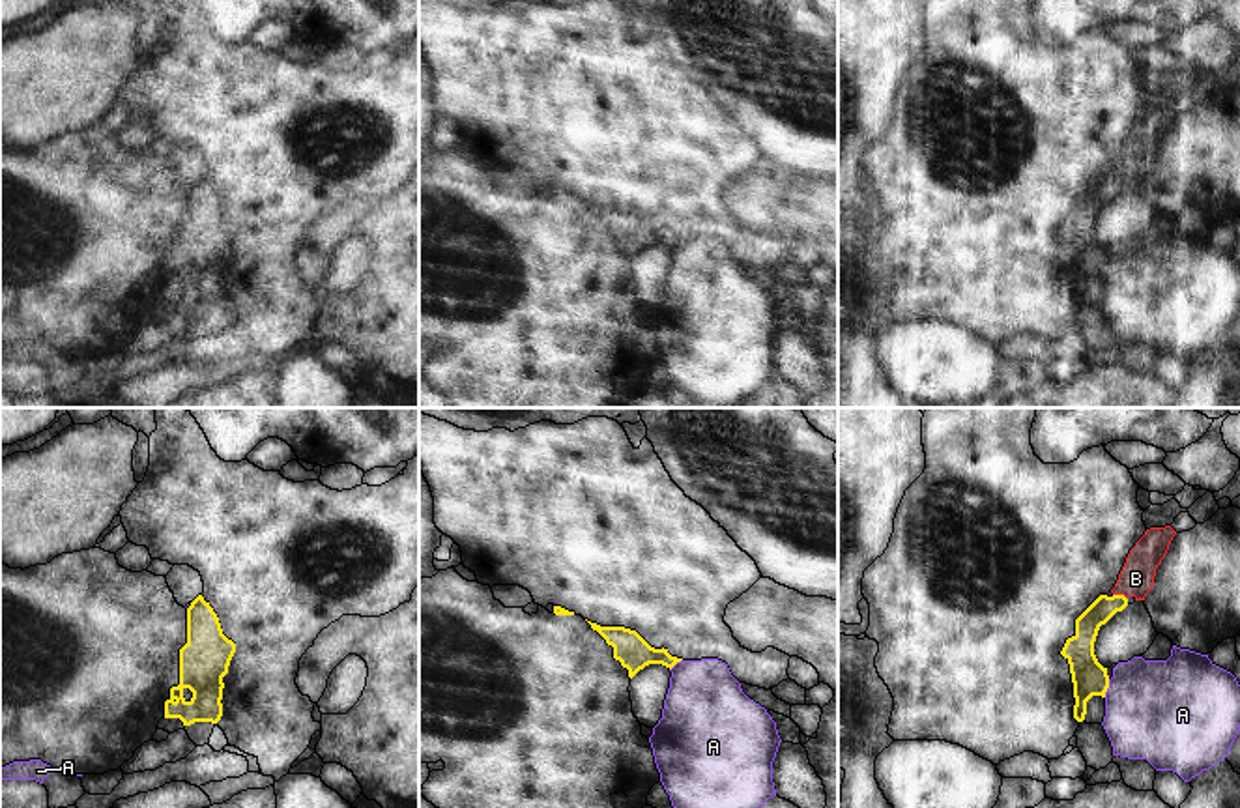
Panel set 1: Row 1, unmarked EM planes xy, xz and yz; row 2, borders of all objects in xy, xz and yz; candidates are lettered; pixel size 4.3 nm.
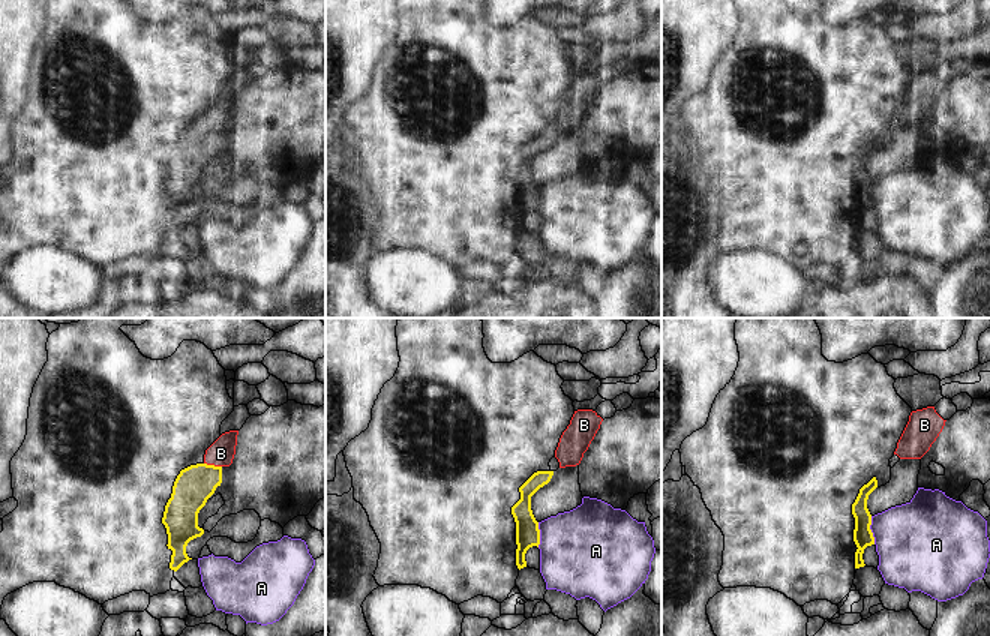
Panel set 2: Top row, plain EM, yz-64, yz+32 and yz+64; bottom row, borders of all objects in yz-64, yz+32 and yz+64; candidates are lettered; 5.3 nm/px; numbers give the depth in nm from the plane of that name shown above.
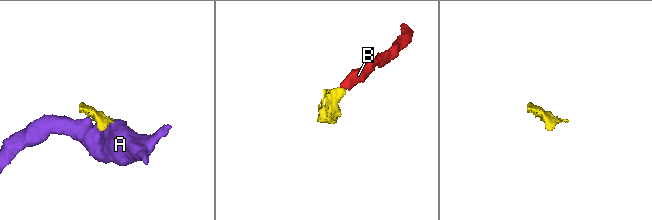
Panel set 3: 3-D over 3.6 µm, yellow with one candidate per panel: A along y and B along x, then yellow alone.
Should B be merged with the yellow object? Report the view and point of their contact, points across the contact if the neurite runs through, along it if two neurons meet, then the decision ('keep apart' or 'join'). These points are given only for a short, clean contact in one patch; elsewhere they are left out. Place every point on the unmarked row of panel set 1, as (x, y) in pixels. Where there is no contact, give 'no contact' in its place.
meets yellow in yz at (1121, 176); runs through yz (1087, 206), (1121, 176), (1136, 159); join

